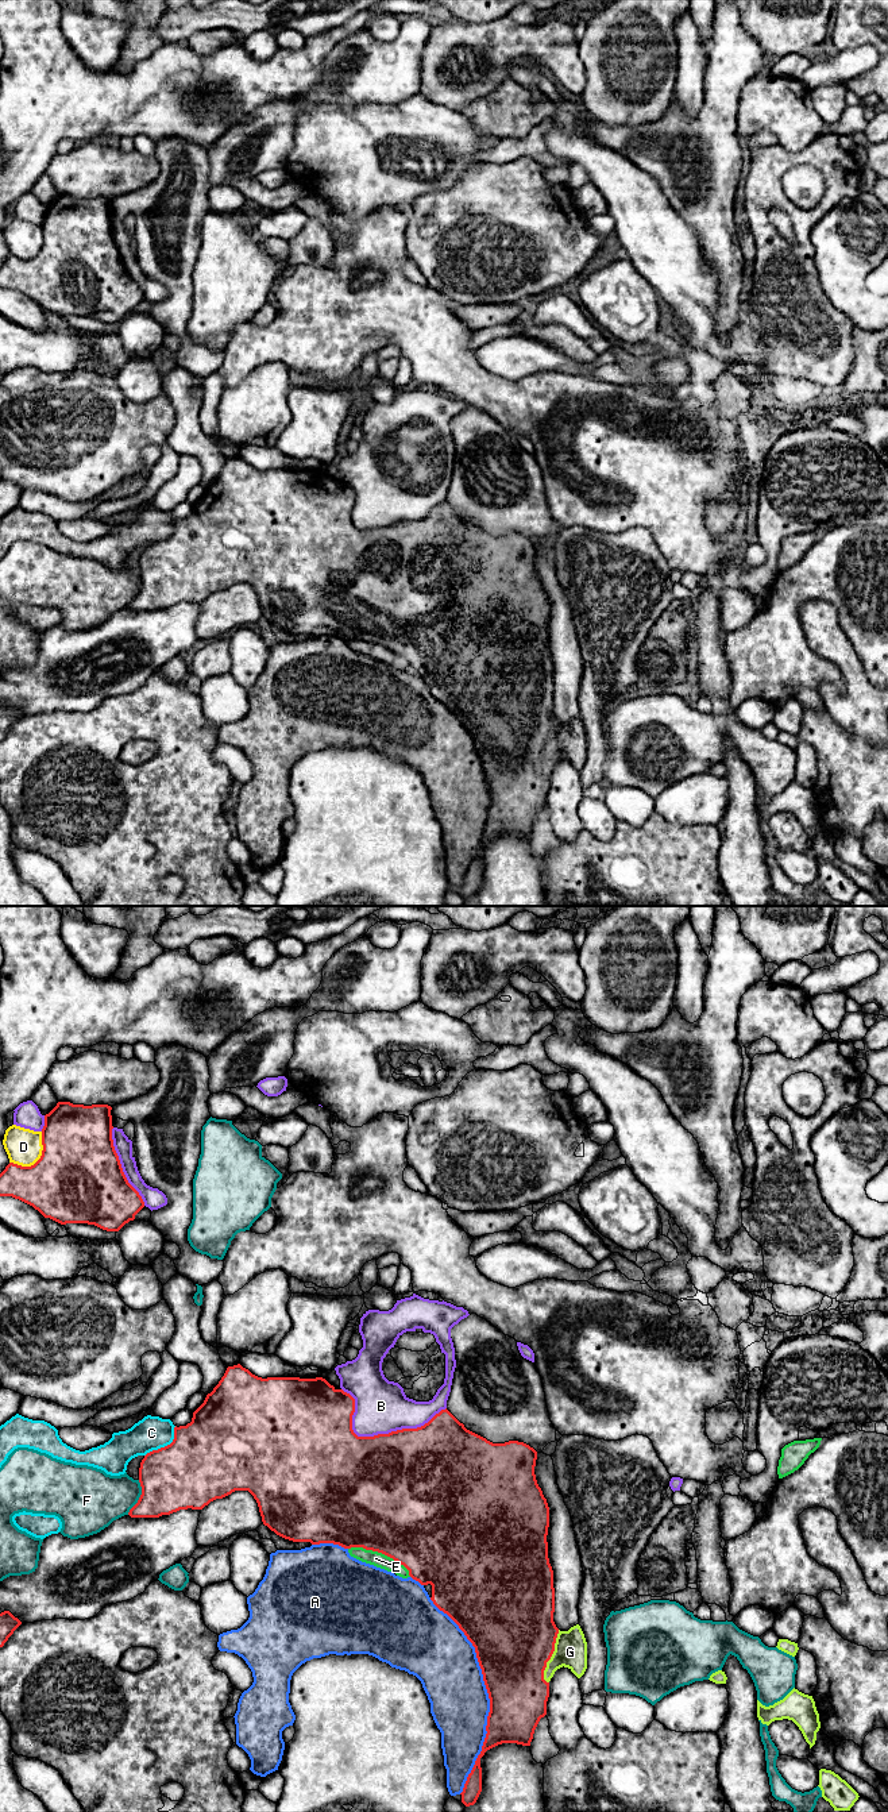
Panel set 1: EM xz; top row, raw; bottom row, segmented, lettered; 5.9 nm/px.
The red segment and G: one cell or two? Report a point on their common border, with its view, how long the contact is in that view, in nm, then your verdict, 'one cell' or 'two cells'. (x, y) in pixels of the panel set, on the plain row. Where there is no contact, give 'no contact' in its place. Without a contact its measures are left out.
xz (551, 748) | 320 nm | one cell

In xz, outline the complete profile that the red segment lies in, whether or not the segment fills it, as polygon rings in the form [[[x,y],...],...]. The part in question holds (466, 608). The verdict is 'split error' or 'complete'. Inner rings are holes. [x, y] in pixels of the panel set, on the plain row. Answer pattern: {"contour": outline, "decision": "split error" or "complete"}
{"contour": [[[240,456],[228,459],[219,477],[206,487],[204,496],[193,505],[192,514],[174,520],[174,532],[170,537],[152,543],[144,548],[139,560],[142,587],[130,602],[131,610],[159,610],[179,602],[202,602],[211,594],[223,591],[235,583],[248,583],[258,595],[262,614],[277,628],[293,635],[310,635],[312,637],[333,636],[344,641],[363,640],[382,645],[409,663],[409,668],[421,678],[432,678],[433,697],[447,706],[464,725],[475,740],[482,762],[483,774],[490,791],[486,830],[471,865],[467,870],[462,887],[466,899],[474,898],[482,884],[480,851],[484,845],[502,836],[530,838],[534,822],[541,810],[547,807],[549,774],[560,760],[568,760],[578,771],[587,762],[587,735],[579,717],[568,724],[560,724],[553,714],[555,681],[553,663],[548,651],[549,599],[537,577],[534,559],[537,544],[518,533],[493,536],[486,531],[467,523],[447,501],[436,506],[428,516],[417,521],[402,521],[374,529],[358,529],[352,523],[355,491],[336,482],[325,471],[267,470],[252,467]]], "decision": "split error"}

